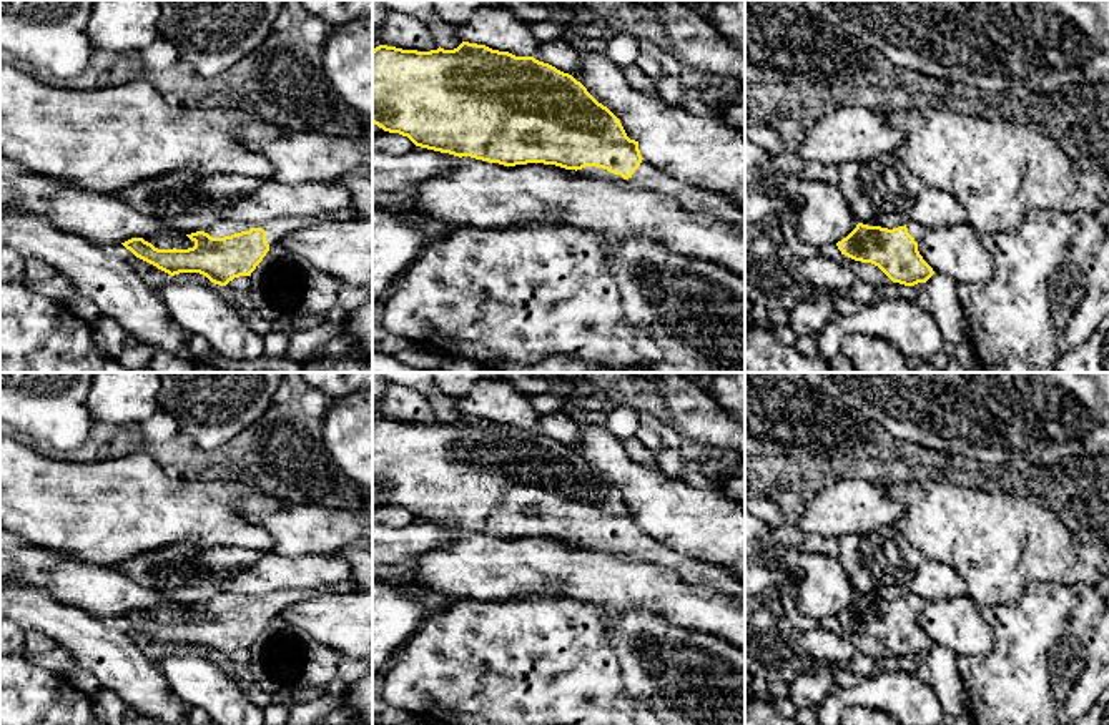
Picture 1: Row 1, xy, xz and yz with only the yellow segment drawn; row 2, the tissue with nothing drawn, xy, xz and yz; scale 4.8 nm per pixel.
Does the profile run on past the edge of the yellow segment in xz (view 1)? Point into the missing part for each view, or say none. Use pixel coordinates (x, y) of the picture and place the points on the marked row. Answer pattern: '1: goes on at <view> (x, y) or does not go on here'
1: goes on at xz (647, 177)

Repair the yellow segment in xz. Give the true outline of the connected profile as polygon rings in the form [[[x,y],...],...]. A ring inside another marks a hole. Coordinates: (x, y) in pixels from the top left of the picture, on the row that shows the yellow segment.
[[[462,42],[454,50],[372,50],[372,123],[407,136],[416,146],[471,156],[504,166],[544,163],[575,170],[610,183],[673,198],[690,215],[728,221],[745,229],[745,208],[735,200],[680,183],[645,161],[620,120],[572,75],[485,45]]]

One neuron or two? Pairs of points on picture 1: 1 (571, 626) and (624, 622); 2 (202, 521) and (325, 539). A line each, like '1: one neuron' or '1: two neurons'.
1: two neurons
2: two neurons

